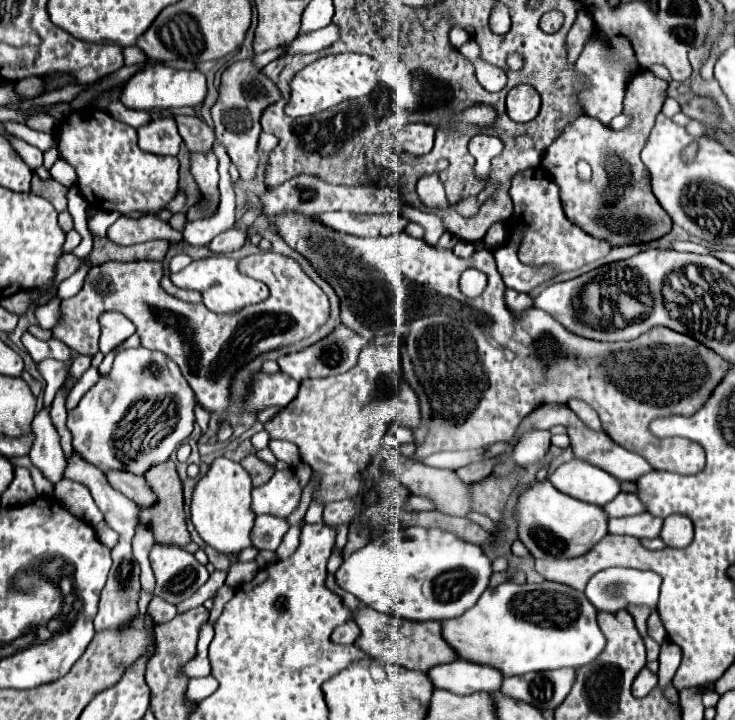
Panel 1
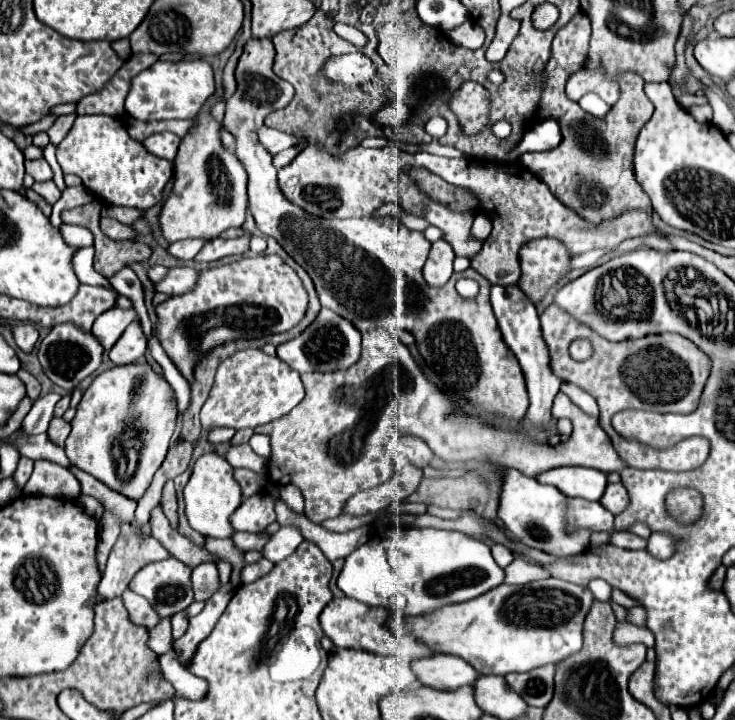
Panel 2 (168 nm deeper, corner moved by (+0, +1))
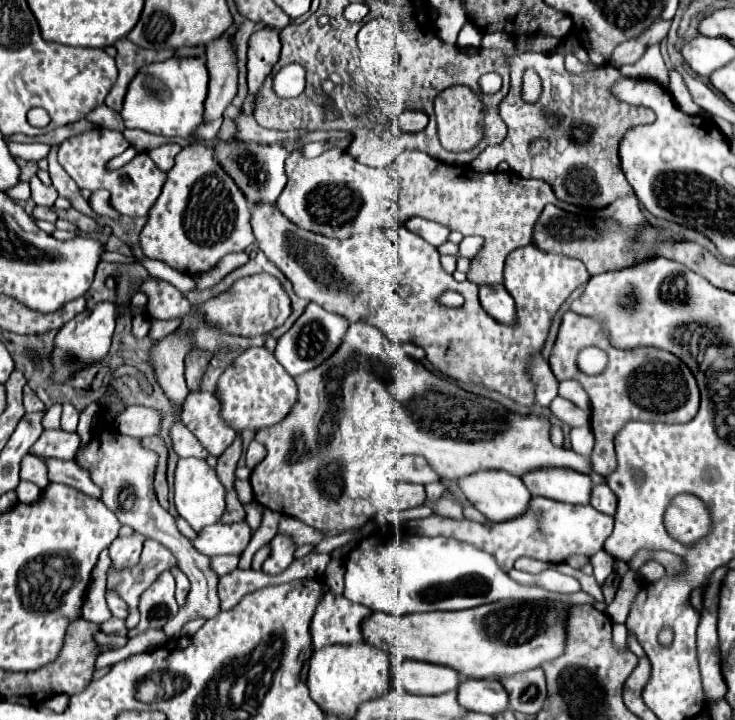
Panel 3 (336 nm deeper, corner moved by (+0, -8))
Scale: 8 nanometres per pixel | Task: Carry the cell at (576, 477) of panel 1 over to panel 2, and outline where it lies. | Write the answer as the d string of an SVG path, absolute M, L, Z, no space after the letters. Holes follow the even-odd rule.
M556 467L540 473L536 479L558 487L568 497L582 497L588 501L600 501L608 485L606 473L588 467Z

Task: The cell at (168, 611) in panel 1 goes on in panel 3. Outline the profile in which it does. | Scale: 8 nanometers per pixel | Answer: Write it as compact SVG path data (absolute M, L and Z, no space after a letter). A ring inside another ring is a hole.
M110 618L106 622L100 624L100 630L104 634L110 634L110 636L126 636L126 630L124 630L124 620L118 620L118 618Z

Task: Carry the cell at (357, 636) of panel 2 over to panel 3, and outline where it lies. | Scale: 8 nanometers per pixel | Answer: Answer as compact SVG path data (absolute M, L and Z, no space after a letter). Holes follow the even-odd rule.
M324 584L324 594L320 596L314 616L310 620L310 636L314 650L330 644L356 644L362 642L360 622L368 616L366 606L350 602L346 596L336 596Z

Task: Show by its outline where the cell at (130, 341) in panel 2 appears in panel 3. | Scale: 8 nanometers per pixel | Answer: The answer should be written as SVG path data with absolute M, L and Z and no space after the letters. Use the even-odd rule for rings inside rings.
M136 316L136 318L132 320L132 334L134 334L136 338L148 336L148 330L150 330L150 324L148 324L148 320L146 320L144 316Z

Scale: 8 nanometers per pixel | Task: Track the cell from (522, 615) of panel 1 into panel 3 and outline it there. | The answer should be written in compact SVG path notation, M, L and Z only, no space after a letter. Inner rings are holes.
M494 602L458 612L416 612L406 616L392 616L372 612L362 622L364 640L376 648L384 648L392 656L422 660L430 664L444 664L454 668L460 678L500 678L504 674L518 674L538 668L542 662L558 658L564 652L564 622L568 604L562 602Z

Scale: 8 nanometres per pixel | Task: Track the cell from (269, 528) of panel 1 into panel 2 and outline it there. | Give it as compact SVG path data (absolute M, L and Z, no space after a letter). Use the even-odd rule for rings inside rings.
M240 531L240 533L236 533L236 537L232 537L234 545L240 547L242 551L262 551L264 545L268 543L268 539L270 539L270 535L264 531L258 531L258 533Z

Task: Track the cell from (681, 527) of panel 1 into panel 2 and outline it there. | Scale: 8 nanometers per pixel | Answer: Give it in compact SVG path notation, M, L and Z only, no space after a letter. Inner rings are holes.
M652 533L648 539L648 553L652 553L658 559L668 559L676 553L676 537L668 533Z

